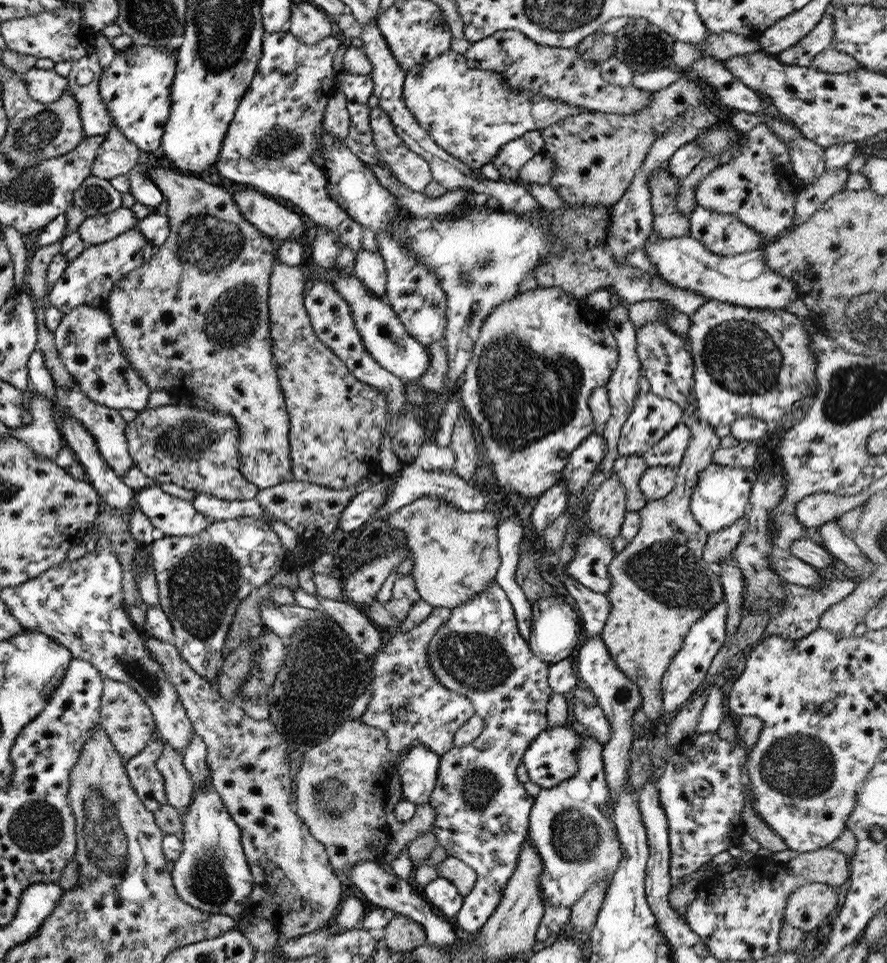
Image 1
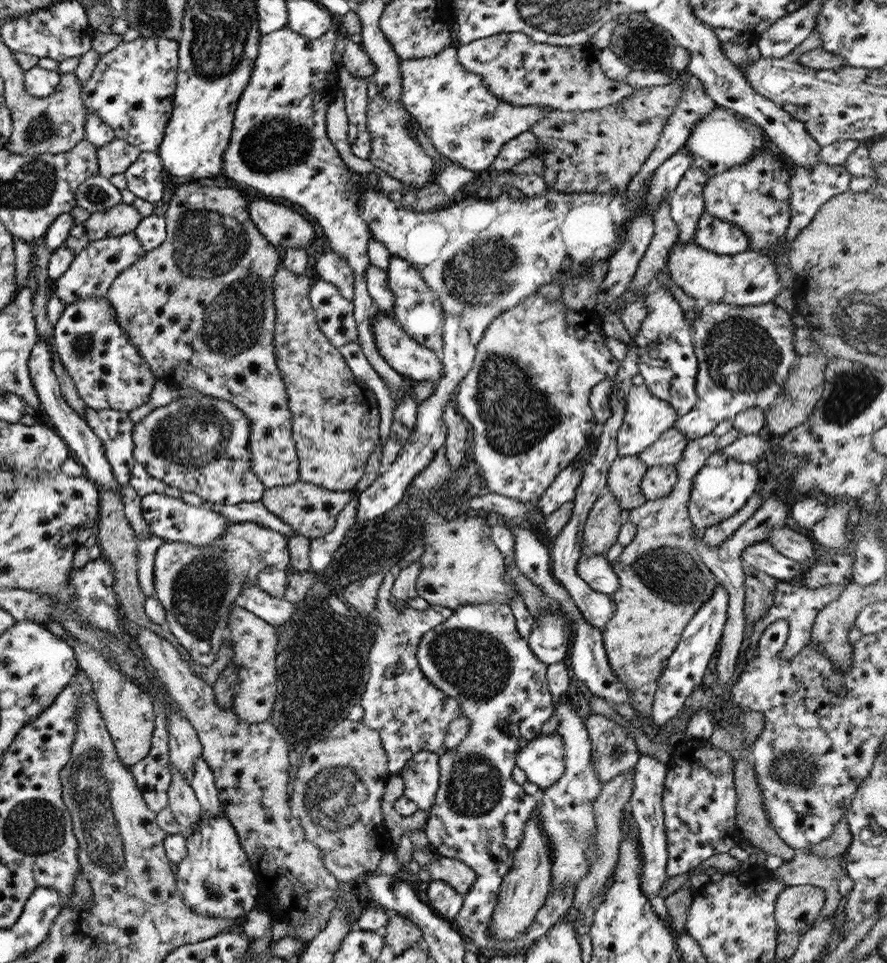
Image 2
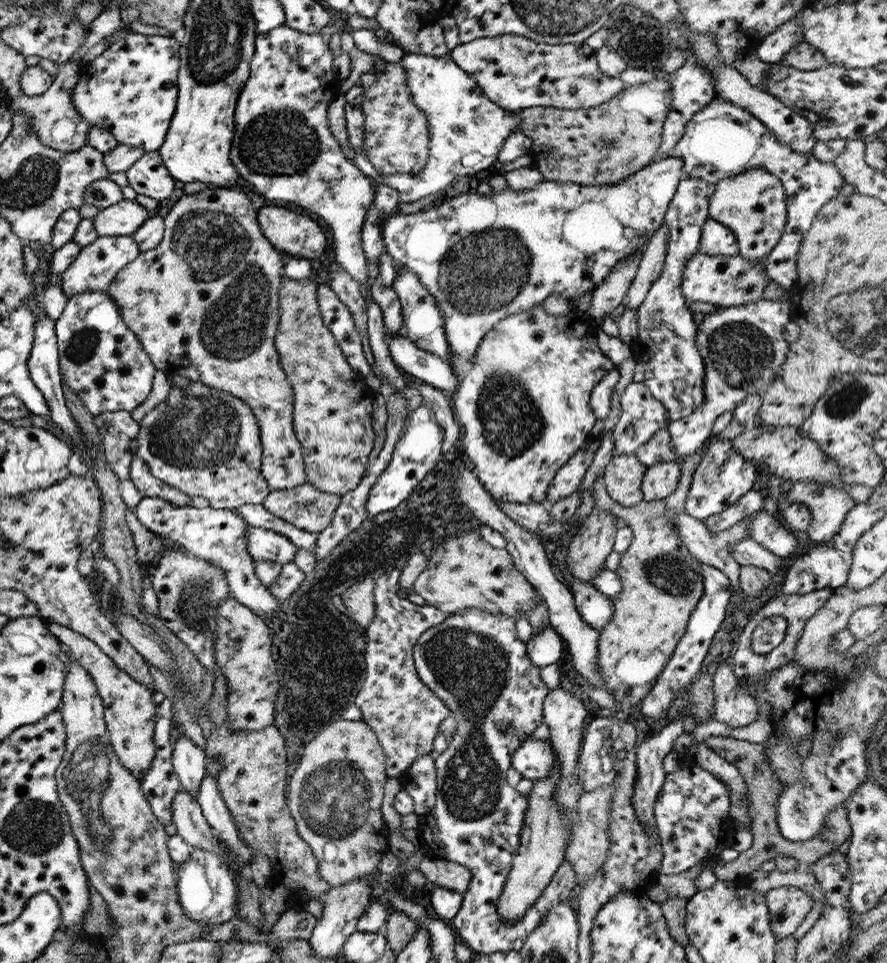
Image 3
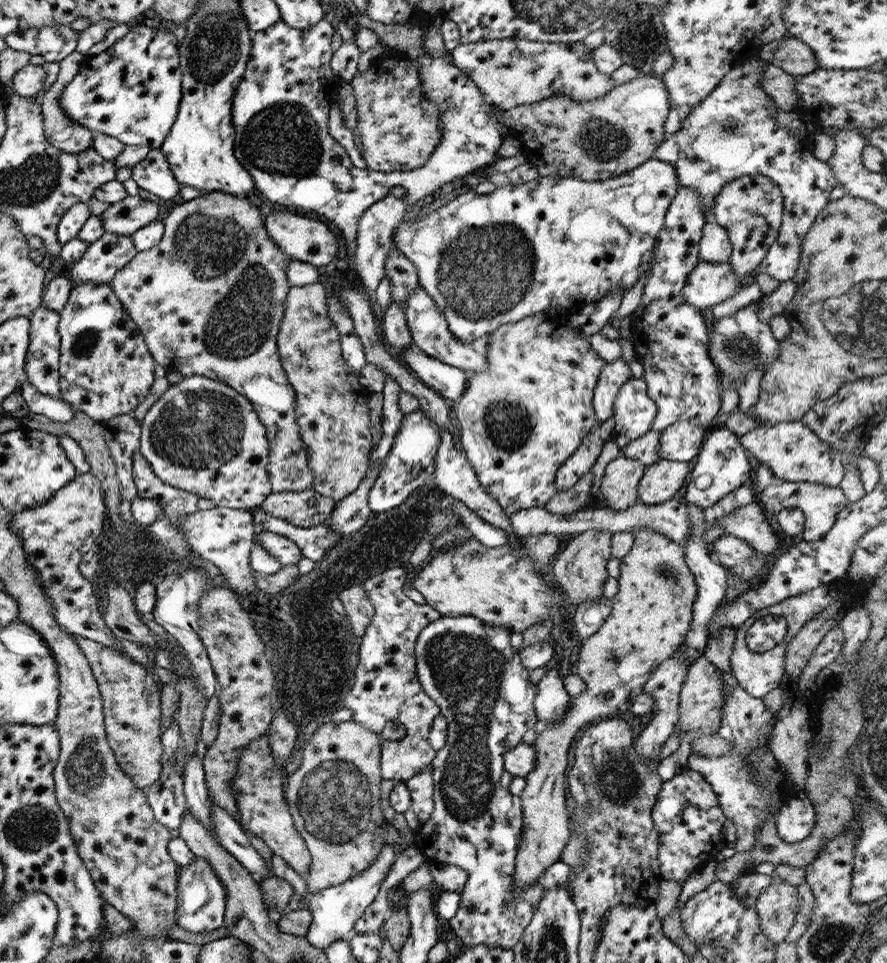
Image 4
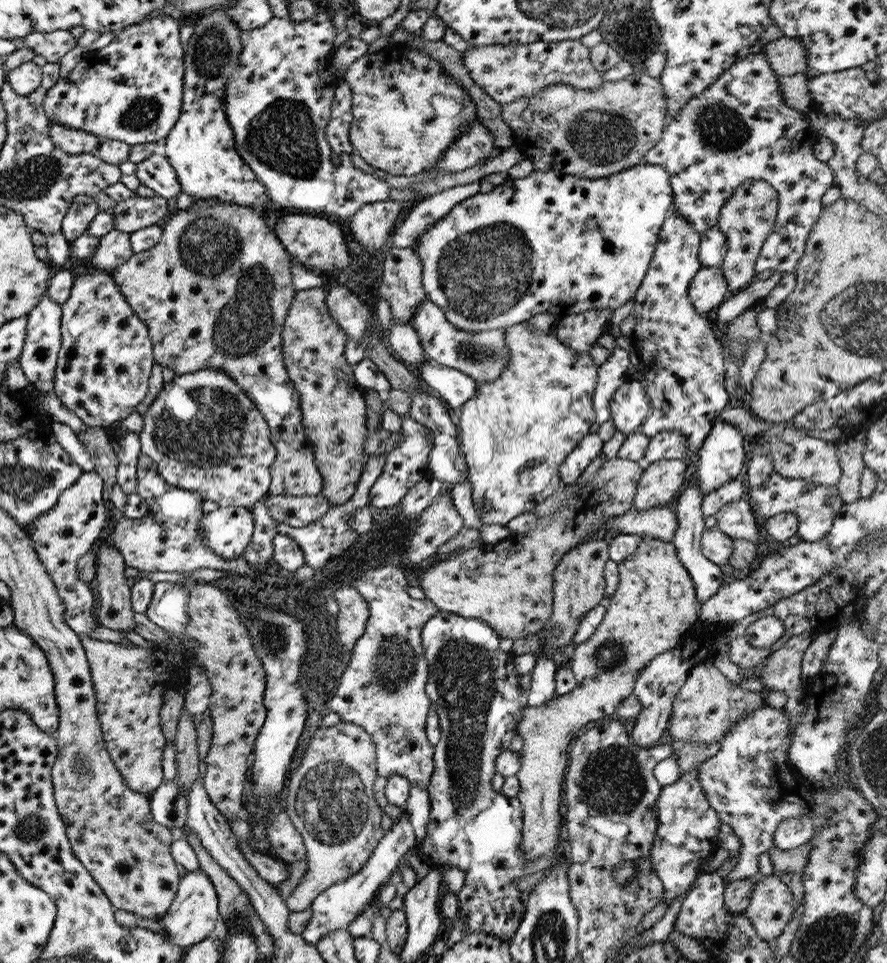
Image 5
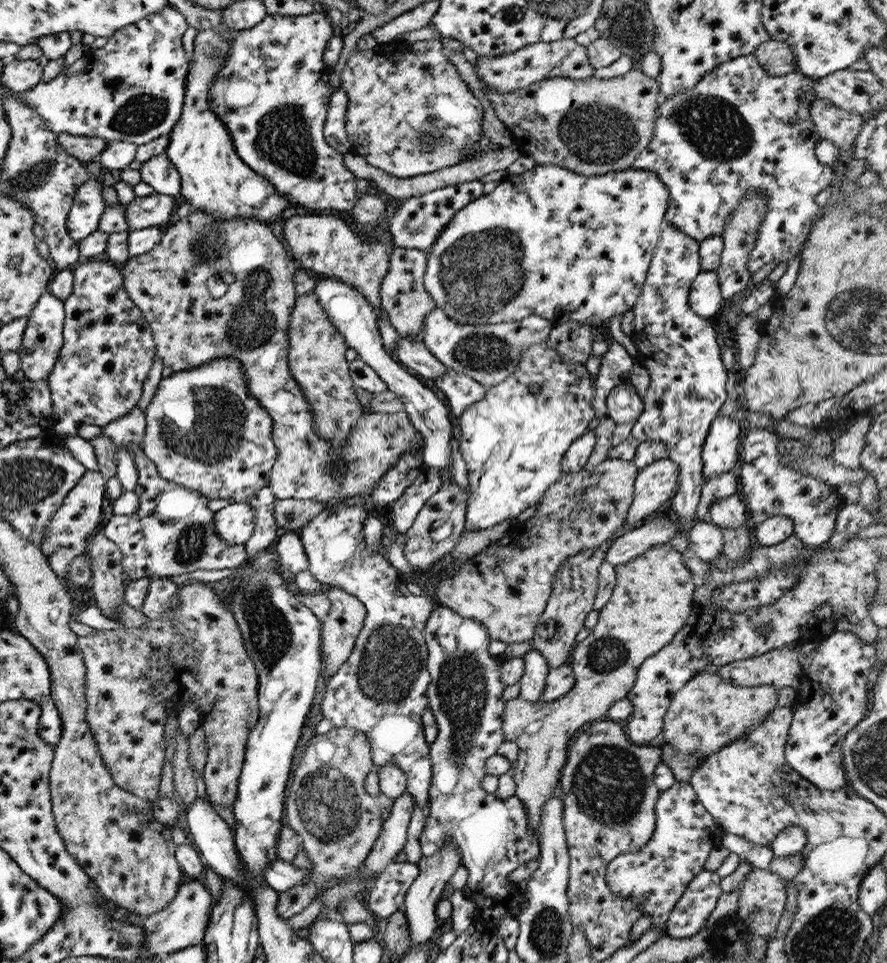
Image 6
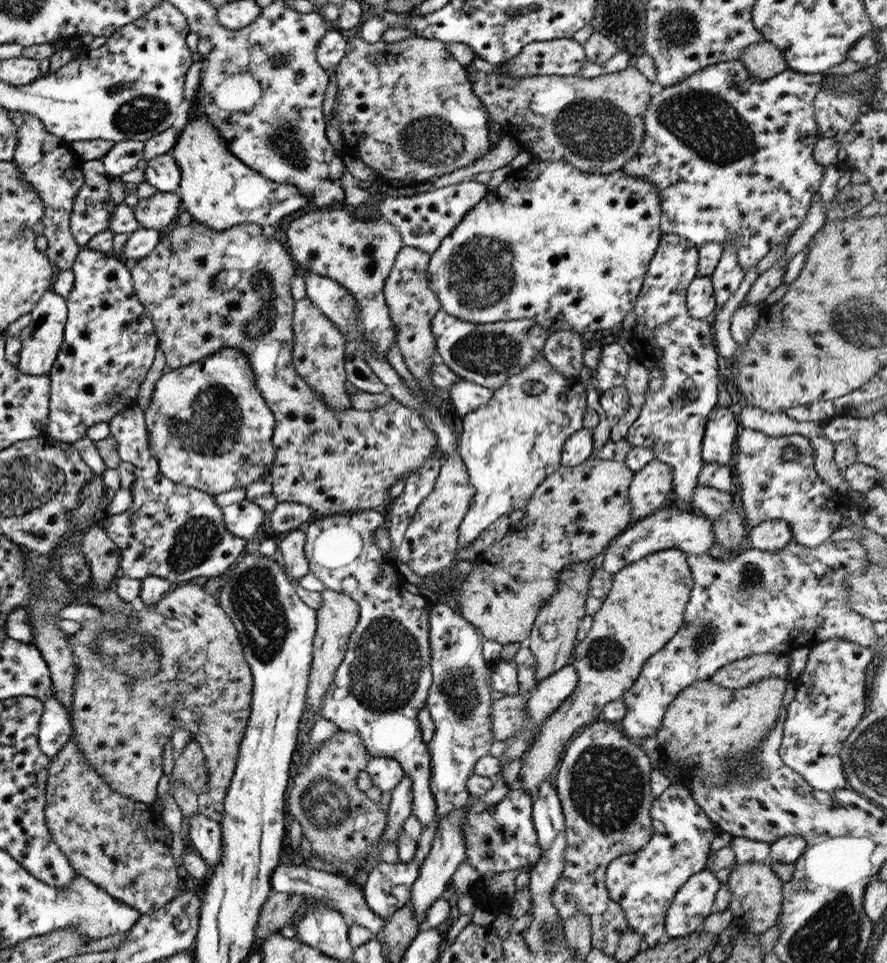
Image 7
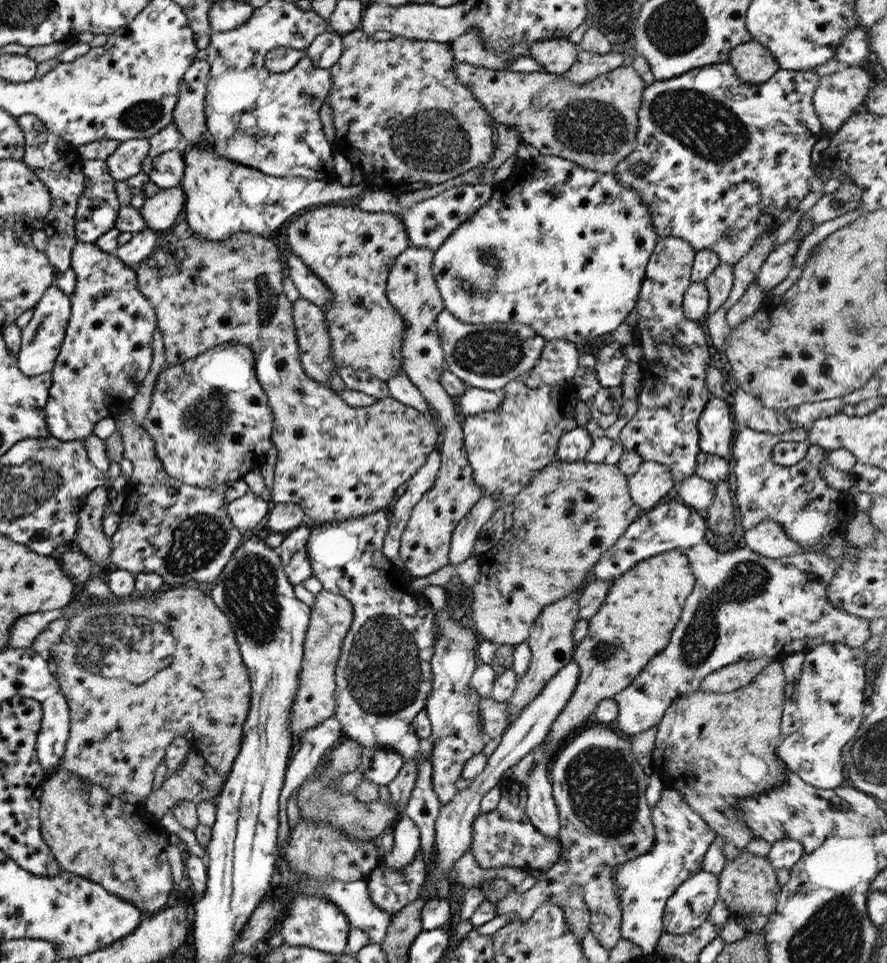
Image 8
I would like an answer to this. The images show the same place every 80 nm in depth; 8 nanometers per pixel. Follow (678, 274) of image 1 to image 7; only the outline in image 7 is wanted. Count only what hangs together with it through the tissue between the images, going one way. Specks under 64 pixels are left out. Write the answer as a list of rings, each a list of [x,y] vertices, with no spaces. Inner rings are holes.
[[[695,277],[686,288],[685,307],[689,316],[705,319],[716,310],[712,297],[712,282],[709,277]]]

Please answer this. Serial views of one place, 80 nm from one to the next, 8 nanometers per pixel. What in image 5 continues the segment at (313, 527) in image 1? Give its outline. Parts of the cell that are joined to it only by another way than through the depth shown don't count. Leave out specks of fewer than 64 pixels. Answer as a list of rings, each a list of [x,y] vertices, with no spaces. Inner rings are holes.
[[[270,496],[265,500],[269,516],[292,528],[309,525],[329,511],[330,503],[323,496]]]

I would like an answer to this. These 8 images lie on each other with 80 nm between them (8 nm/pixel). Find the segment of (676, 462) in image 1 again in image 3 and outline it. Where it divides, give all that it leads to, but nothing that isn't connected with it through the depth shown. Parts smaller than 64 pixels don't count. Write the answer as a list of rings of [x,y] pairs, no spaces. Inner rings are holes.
[[[660,428],[657,432],[647,439],[633,456],[646,467],[659,462],[678,461],[676,454],[672,451],[670,436],[666,428]]]

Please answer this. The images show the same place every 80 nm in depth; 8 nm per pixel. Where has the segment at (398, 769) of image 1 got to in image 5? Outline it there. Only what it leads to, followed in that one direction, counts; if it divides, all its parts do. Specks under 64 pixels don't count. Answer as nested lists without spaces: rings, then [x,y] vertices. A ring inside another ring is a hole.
[[[411,785],[408,790],[405,811],[408,813],[408,821],[414,830],[414,846],[411,849],[418,850],[420,840],[426,831],[430,804],[429,795],[425,787]]]

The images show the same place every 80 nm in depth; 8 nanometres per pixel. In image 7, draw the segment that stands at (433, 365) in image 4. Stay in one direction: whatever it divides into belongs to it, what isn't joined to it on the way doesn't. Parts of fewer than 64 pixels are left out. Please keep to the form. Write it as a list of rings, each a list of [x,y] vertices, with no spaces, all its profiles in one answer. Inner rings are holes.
[[[455,379],[448,388],[453,412],[460,417],[485,404],[492,395],[492,390],[472,383],[470,380]]]

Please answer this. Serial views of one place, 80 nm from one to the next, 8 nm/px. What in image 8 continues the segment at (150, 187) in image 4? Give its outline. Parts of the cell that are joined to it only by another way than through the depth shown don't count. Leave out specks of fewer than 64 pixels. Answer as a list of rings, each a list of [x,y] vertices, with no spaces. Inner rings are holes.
[[[180,147],[159,154],[151,160],[148,182],[161,189],[173,188],[180,184],[184,171],[183,152]]]

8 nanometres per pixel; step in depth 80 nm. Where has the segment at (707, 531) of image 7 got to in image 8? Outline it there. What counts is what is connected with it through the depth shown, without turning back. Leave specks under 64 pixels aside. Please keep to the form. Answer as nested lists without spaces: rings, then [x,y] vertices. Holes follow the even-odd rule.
[[[657,504],[640,516],[617,538],[591,570],[591,580],[606,580],[610,583],[633,568],[637,562],[654,556],[654,554],[673,549],[684,550],[704,541],[706,520],[696,514],[692,508],[681,504]]]

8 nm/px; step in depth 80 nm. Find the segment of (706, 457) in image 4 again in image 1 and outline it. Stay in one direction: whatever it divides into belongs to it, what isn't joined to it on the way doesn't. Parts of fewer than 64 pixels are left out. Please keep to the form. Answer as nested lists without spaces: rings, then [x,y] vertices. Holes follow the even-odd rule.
[[[713,463],[702,470],[689,502],[689,512],[697,526],[709,534],[731,527],[731,524],[741,519],[747,510],[749,489],[756,476],[753,469],[729,468]]]

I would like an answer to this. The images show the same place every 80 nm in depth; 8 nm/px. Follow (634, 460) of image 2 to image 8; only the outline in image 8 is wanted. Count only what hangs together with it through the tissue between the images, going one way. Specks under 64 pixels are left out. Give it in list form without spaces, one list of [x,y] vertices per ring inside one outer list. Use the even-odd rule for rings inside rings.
[[[555,460],[551,464],[546,464],[535,476],[530,478],[529,484],[526,484],[521,492],[517,493],[515,501],[511,504],[510,508],[513,515],[513,523],[507,533],[502,536],[500,542],[491,547],[484,555],[479,557],[479,577],[476,583],[471,587],[472,604],[470,606],[470,617],[475,623],[477,636],[479,639],[487,640],[494,643],[495,646],[519,645],[527,641],[529,632],[532,629],[533,621],[541,612],[541,609],[558,598],[567,596],[573,591],[583,588],[585,583],[590,579],[591,570],[609,547],[613,546],[617,538],[640,516],[641,511],[633,504],[633,500],[629,497],[627,488],[627,479],[625,475],[621,474],[619,468],[615,465],[608,465],[603,463],[592,463],[587,461],[577,462],[561,462]]]

